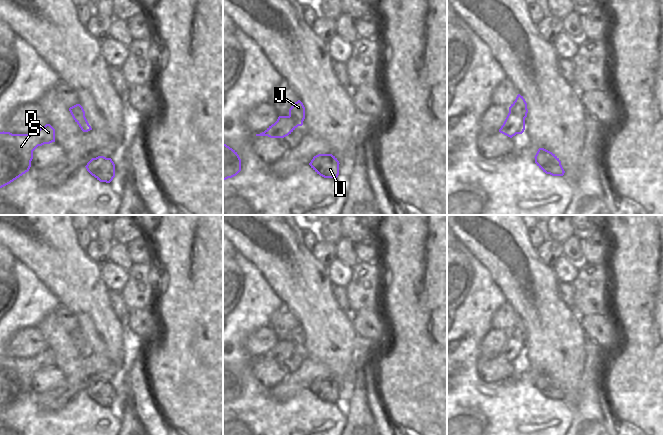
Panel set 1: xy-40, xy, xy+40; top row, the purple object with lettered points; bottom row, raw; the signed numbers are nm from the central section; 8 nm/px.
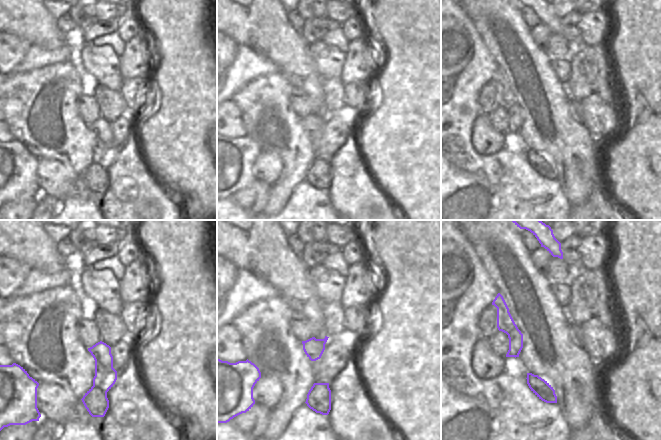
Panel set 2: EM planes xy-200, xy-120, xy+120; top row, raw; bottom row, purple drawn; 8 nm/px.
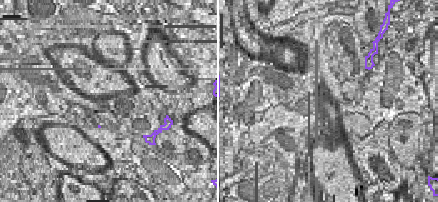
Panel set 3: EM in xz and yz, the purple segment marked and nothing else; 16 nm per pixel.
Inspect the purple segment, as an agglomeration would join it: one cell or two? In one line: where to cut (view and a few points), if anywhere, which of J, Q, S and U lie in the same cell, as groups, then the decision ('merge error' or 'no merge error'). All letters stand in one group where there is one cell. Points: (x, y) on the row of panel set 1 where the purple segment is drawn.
cut in xy+40 along (509, 111), (513, 111), (524, 118); J U / Q S; merge error

